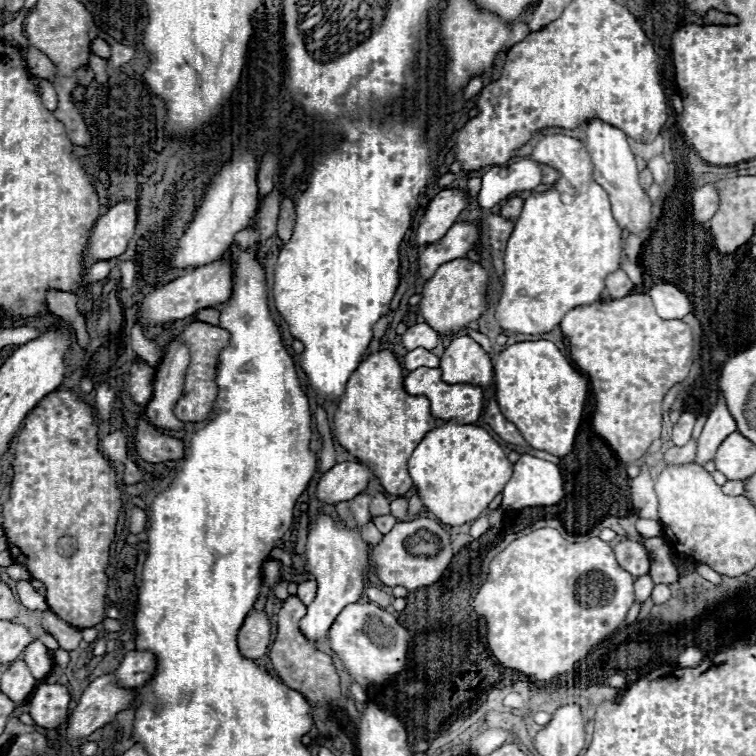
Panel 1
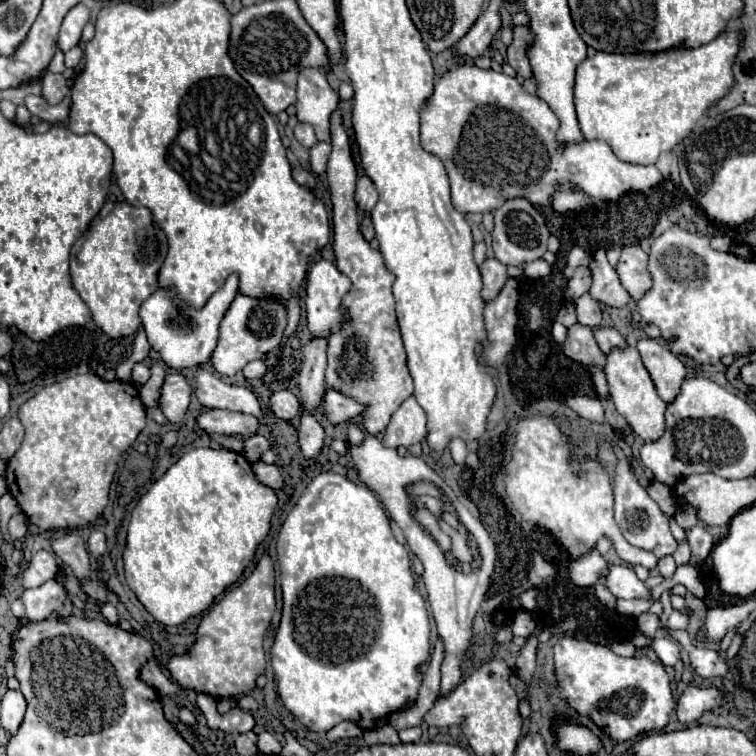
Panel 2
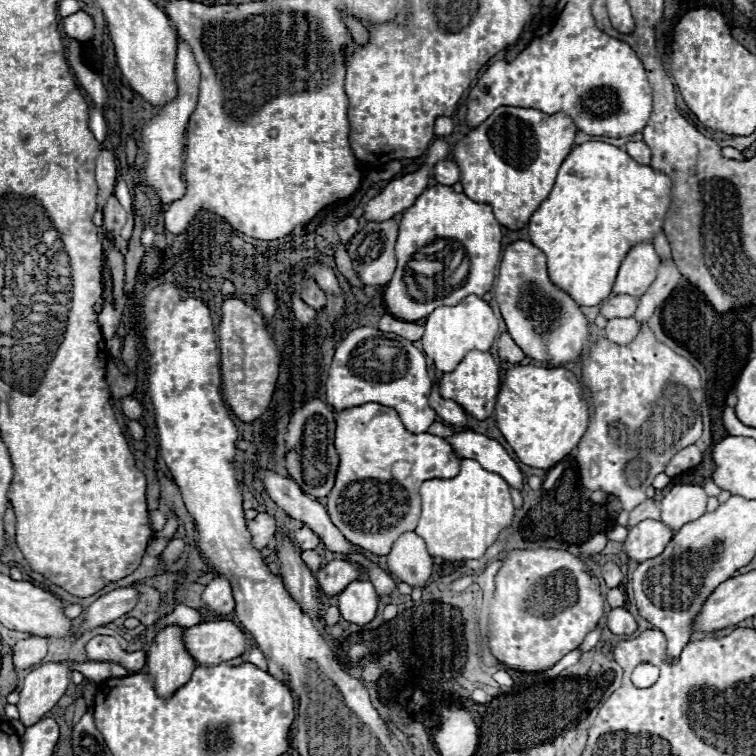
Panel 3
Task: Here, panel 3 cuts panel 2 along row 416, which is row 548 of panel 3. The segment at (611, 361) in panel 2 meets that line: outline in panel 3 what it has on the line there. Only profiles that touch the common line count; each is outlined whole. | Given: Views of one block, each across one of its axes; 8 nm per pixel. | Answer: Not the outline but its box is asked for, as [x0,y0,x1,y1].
[624,520,672,562]

